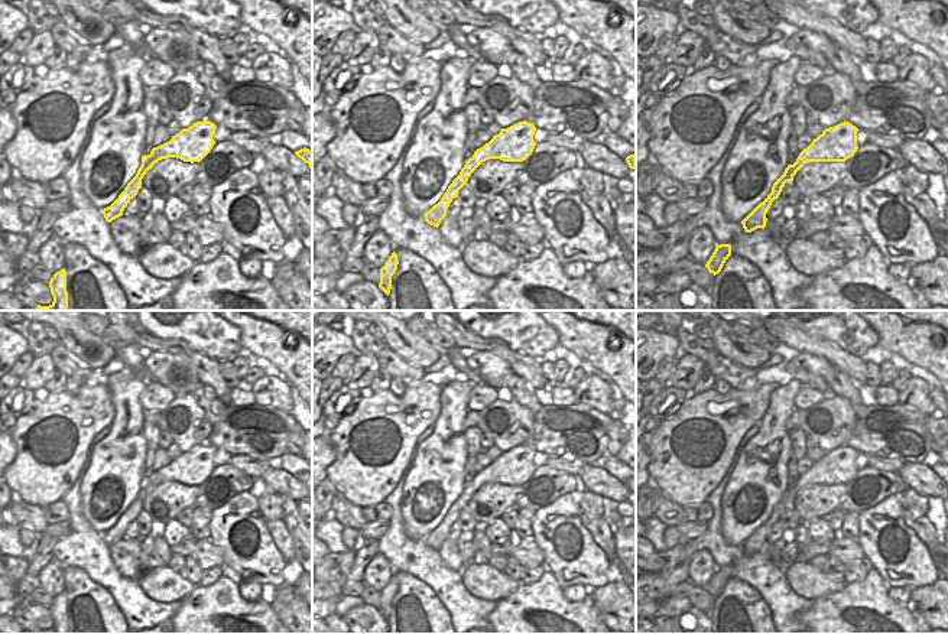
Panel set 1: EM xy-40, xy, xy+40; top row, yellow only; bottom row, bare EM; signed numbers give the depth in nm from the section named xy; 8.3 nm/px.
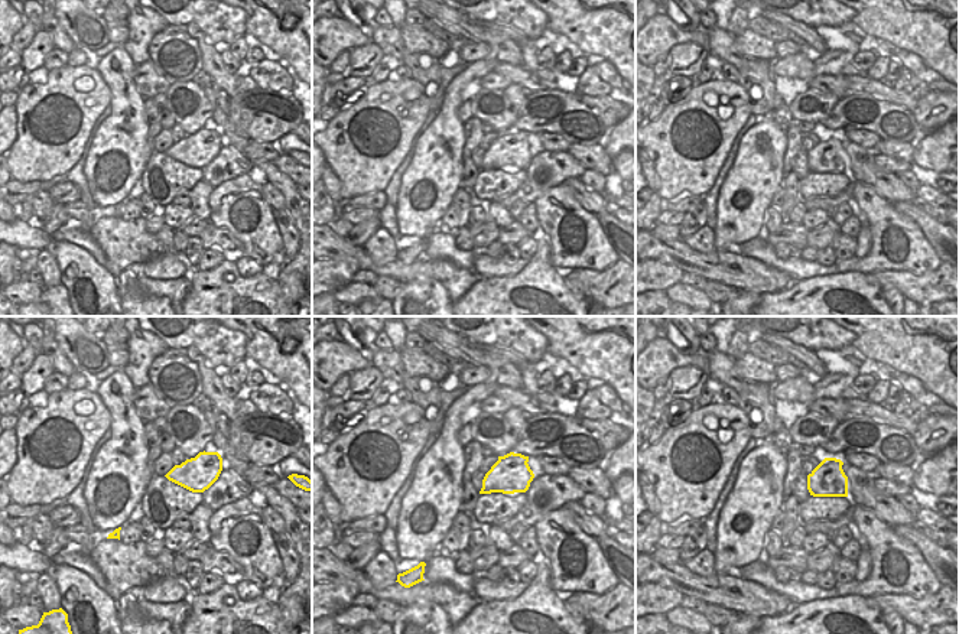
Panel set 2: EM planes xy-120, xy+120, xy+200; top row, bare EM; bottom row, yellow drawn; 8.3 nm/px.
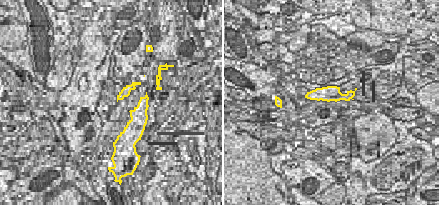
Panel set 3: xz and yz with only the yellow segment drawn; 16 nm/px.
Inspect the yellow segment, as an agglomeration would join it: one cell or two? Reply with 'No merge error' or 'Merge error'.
No merge error

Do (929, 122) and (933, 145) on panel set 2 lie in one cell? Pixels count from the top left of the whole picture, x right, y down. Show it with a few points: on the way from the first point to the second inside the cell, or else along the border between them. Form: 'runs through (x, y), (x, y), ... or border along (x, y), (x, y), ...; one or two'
border along (943, 123), (925, 135); two

